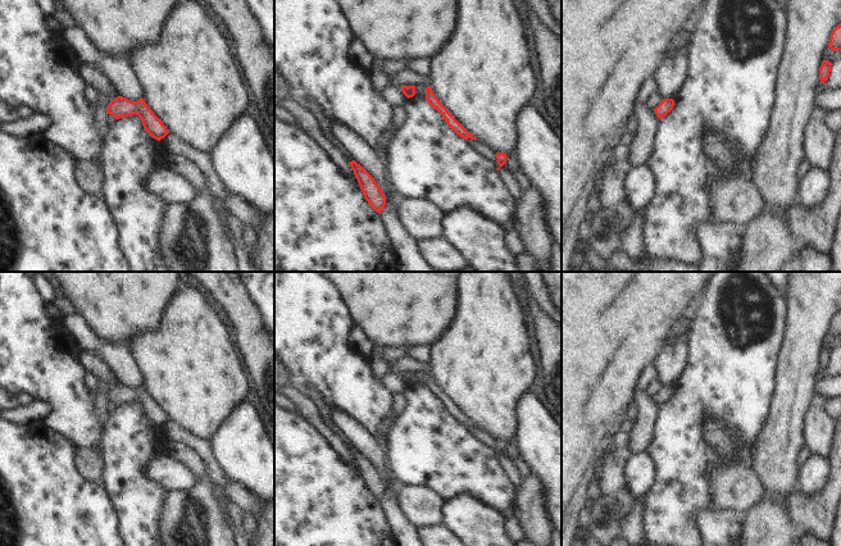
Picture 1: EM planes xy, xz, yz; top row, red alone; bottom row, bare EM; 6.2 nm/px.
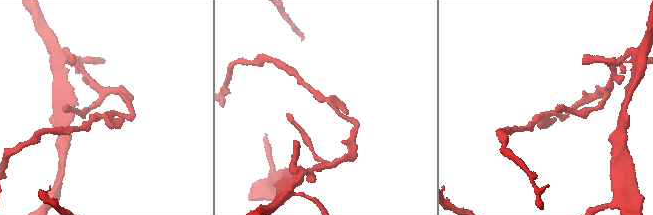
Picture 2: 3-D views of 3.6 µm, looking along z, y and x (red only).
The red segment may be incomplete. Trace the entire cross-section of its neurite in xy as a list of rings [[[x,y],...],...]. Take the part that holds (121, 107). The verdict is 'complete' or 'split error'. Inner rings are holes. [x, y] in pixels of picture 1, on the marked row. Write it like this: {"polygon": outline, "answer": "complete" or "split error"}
{"polygon": [[[118,96],[109,103],[106,113],[113,115],[115,119],[137,114],[142,120],[145,131],[158,141],[169,133],[167,127],[147,106],[142,97],[137,101],[131,101],[123,96]]], "answer": "complete"}

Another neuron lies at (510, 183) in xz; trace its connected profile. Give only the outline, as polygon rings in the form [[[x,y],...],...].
[[[505,164],[503,167],[500,167],[500,172],[501,172],[501,177],[504,181],[504,186],[508,190],[509,195],[518,201],[522,196],[523,196],[523,191],[520,190],[519,185],[517,183],[517,179],[514,177],[514,174],[512,174]]]

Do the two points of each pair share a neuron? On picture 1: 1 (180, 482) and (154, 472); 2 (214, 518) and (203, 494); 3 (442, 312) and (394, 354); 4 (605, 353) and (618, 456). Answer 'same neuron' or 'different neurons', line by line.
1: same neuron
2: same neuron
3: different neurons
4: different neurons

